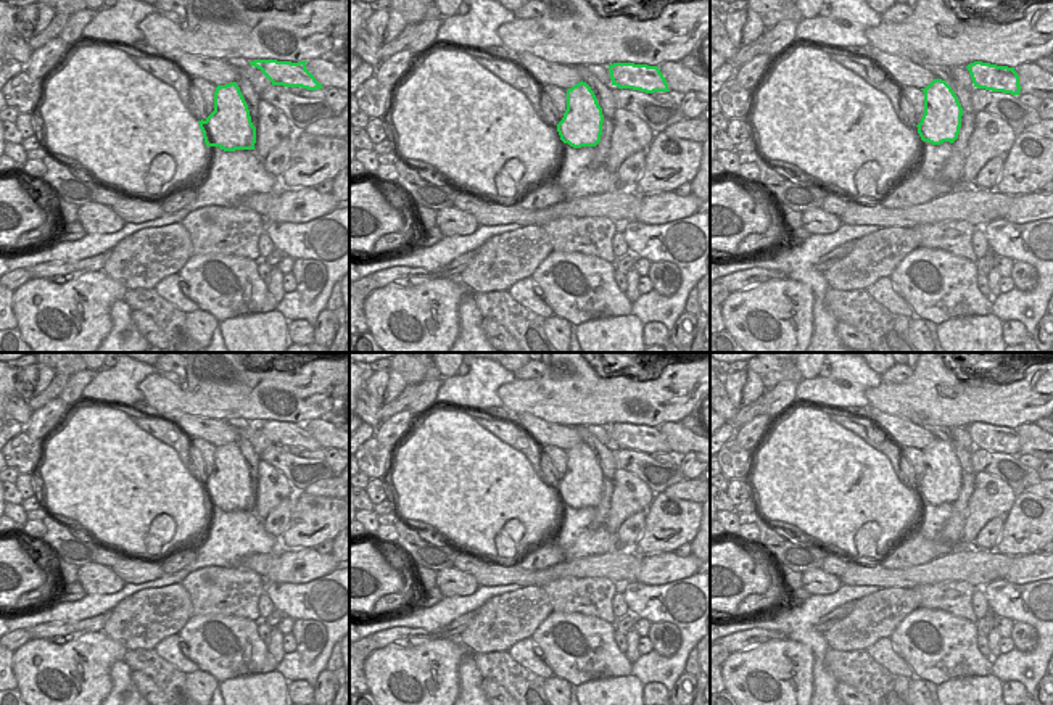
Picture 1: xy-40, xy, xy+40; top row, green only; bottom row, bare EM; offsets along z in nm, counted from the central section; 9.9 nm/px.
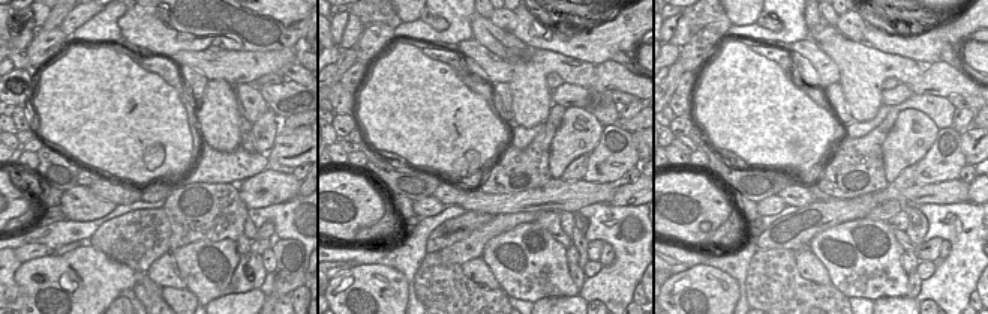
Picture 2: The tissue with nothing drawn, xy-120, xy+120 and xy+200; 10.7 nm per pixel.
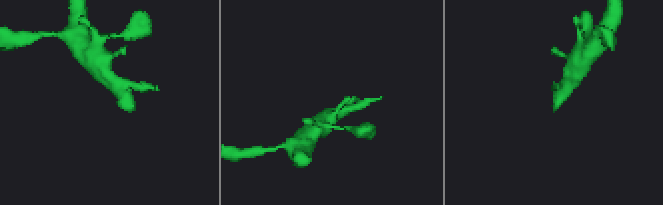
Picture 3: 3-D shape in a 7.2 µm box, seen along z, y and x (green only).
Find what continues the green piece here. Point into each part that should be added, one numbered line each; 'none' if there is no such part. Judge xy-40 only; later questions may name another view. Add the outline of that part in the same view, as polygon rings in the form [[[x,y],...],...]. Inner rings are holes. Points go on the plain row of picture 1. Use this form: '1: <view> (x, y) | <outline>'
1: xy-40 (194, 488) | [[[192,478],[192,481],[188,483],[187,486],[187,491],[192,497],[196,499],[195,502],[195,520],[193,520],[193,525],[188,531],[185,531],[184,534],[184,539],[185,542],[188,542],[190,539],[196,538],[198,533],[201,531],[203,525],[204,525],[204,517],[206,517],[206,504],[204,504],[204,499],[203,499],[203,493],[200,489],[200,484],[198,481],[195,481]]]

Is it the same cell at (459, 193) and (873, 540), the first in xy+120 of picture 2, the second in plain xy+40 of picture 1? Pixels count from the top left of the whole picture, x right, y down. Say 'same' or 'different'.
different

